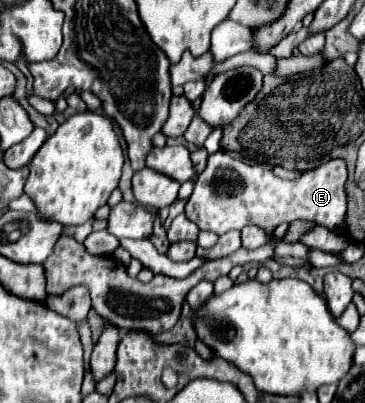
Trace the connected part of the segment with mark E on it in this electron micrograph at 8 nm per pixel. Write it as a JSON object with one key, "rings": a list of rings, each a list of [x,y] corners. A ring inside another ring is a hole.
{"rings":[[[229,153],[209,155],[207,169],[197,177],[195,191],[185,205],[185,215],[205,231],[223,235],[231,229],[243,229],[245,225],[257,225],[267,235],[273,235],[277,225],[301,221],[313,221],[327,227],[333,233],[345,231],[345,181],[347,167],[343,159],[331,159],[329,163],[301,173],[299,179],[279,179],[265,165],[247,165],[233,159]],[[241,177],[241,185],[239,185]]]}

